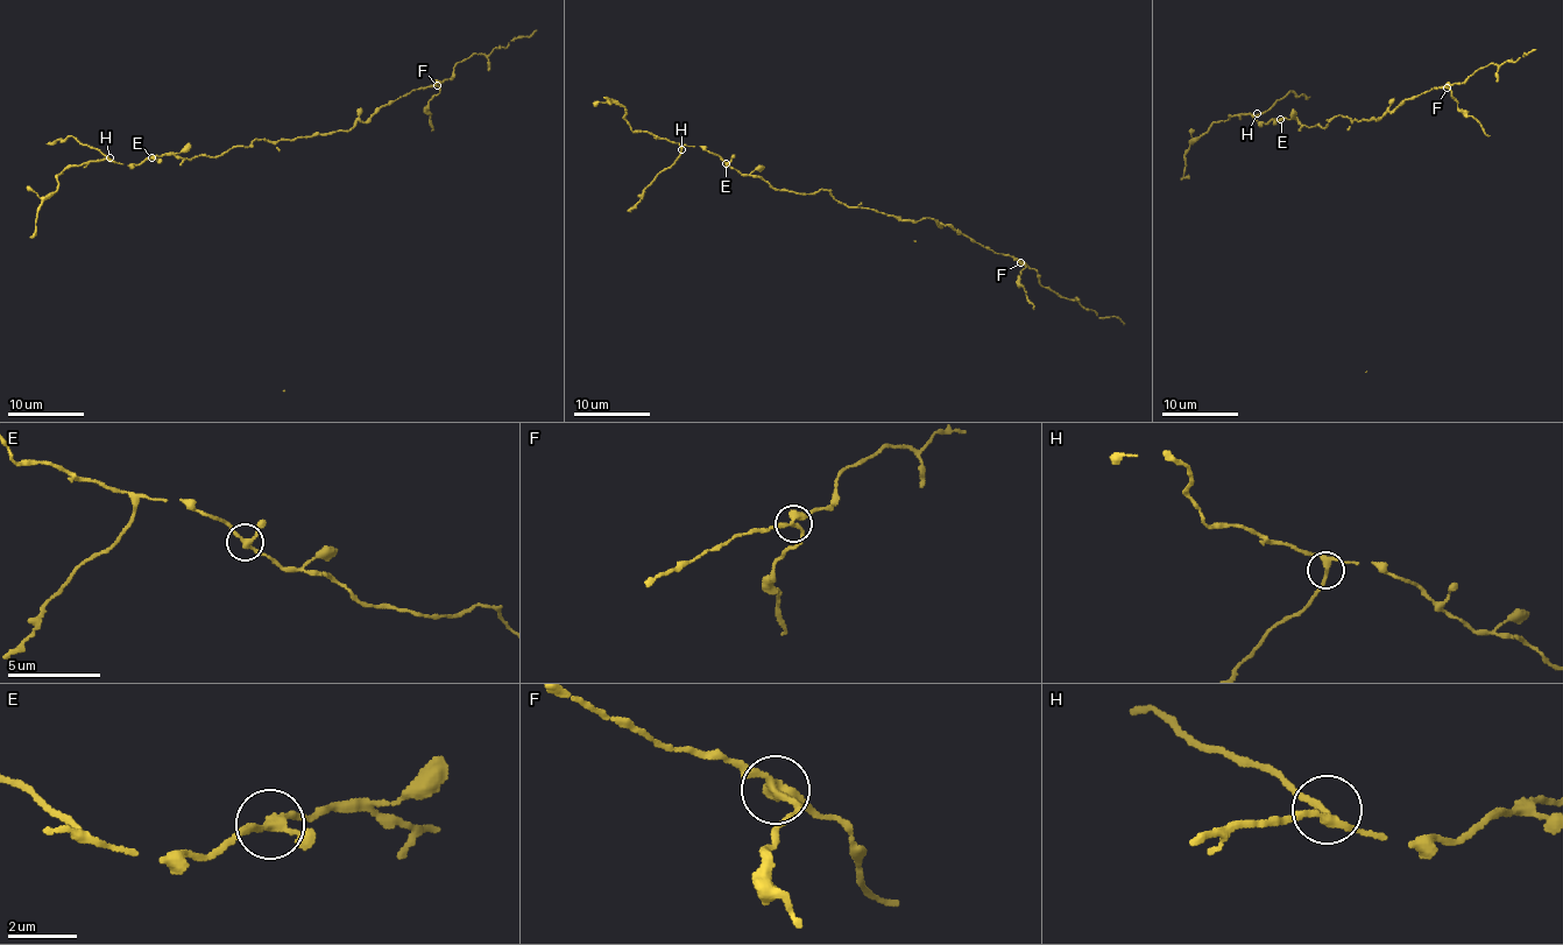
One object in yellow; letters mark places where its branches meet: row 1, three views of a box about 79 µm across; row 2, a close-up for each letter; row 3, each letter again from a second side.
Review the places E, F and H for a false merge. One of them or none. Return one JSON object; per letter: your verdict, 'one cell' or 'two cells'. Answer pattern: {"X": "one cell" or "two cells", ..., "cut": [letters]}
{"E": "one cell", "F": "two cells", "H": "one cell", "cut": ["F"]}

